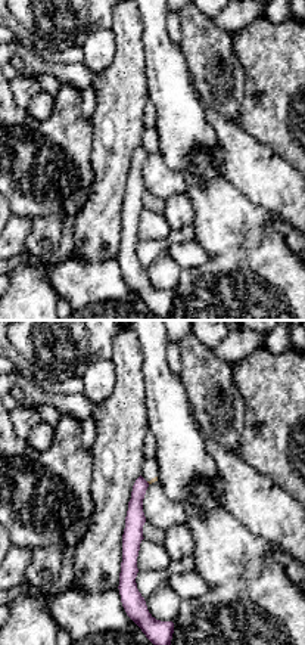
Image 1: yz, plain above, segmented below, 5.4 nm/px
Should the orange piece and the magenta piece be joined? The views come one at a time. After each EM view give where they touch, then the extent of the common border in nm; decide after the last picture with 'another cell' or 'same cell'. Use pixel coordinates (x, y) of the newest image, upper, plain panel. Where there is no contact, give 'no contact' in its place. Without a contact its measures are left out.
no contact

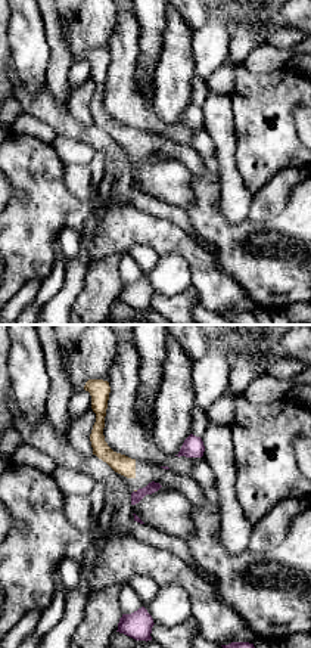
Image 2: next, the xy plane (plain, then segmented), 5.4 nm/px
no contact

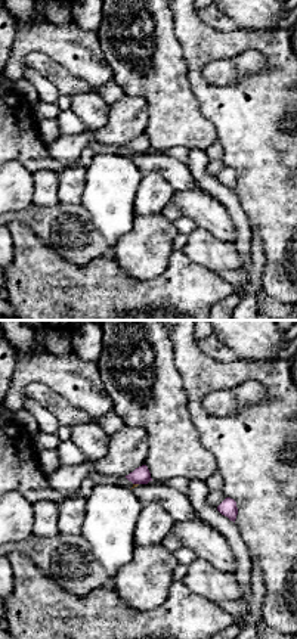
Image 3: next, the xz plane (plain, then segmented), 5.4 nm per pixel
(136, 154) | 30 nm

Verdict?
another cell

